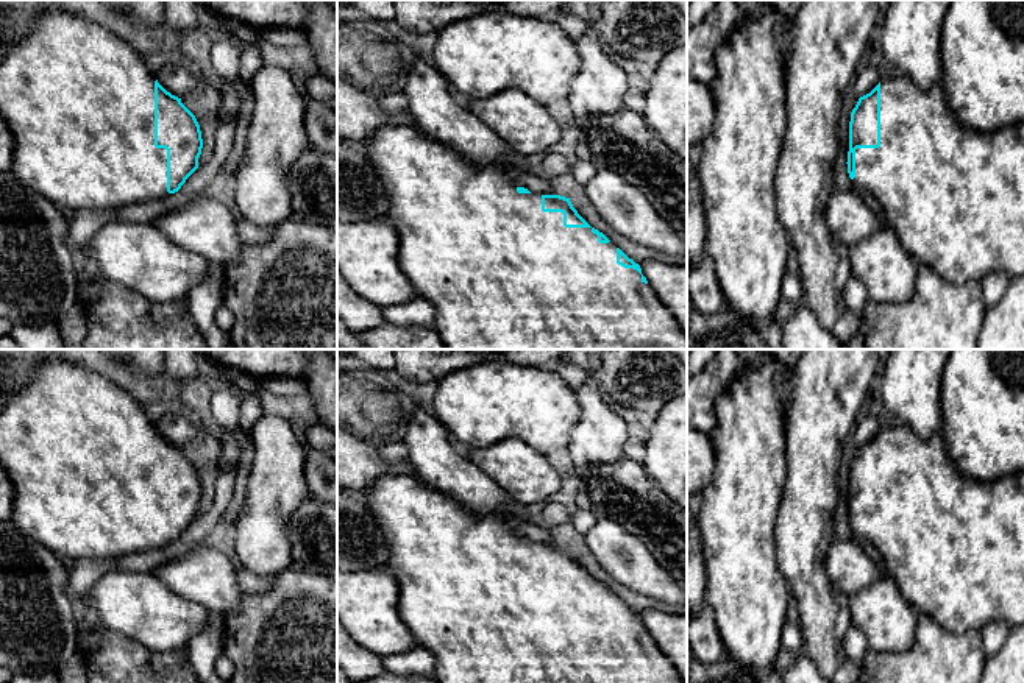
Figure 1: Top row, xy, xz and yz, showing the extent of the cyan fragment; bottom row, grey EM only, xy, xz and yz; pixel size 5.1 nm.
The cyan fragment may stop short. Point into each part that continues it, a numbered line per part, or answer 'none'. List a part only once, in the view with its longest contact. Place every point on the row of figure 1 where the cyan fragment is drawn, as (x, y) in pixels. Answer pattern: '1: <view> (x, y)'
1: xy (80, 102)

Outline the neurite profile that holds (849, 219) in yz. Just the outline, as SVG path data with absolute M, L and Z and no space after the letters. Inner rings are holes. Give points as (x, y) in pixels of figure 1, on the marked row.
M851 189L832 192L826 203L826 225L837 239L851 246L876 234L887 221L871 212L859 190Z

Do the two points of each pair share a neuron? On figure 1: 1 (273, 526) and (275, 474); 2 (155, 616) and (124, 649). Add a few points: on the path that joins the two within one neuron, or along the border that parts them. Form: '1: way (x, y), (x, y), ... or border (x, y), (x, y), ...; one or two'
1: way (273, 513), (275, 487); one
2: border (100, 619), (110, 629), (152, 649), (166, 652); two

